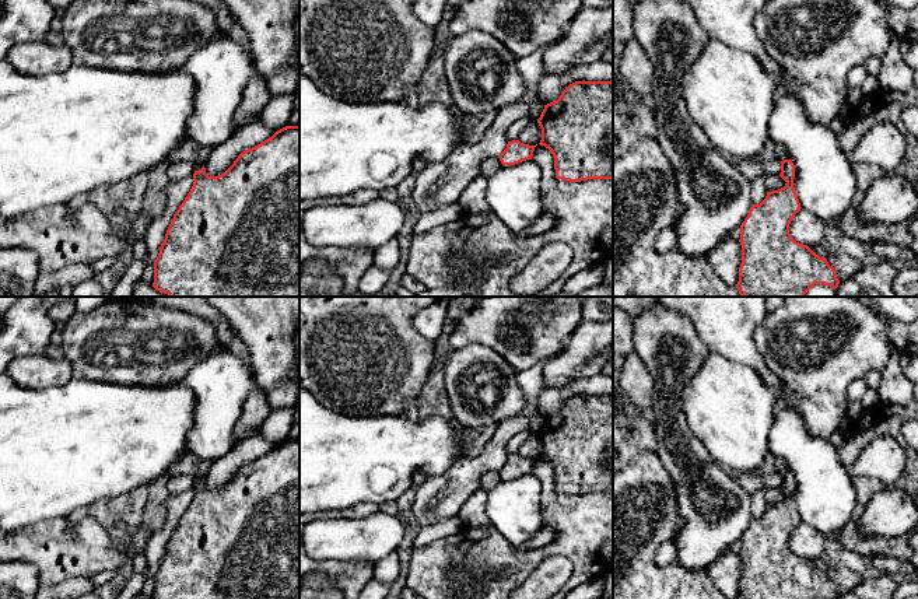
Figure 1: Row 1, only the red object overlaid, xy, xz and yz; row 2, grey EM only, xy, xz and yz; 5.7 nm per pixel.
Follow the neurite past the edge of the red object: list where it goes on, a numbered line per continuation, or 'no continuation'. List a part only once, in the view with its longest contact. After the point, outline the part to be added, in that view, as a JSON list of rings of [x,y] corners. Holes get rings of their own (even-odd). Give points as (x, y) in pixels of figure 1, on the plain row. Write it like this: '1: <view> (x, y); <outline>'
no continuation

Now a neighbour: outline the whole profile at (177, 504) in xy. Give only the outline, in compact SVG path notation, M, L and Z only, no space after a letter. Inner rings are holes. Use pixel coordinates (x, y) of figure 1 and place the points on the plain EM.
M188 490L181 494L169 494L169 497L167 498L167 521L164 523L164 528L153 533L143 553L148 564L148 572L157 572L174 528L178 525L179 519L183 516L185 511L190 505L193 495L193 490Z

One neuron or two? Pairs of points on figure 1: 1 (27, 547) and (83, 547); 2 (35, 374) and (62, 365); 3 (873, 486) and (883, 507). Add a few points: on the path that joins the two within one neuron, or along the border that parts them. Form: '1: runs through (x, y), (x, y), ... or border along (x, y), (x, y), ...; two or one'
1: runs through (41, 547), (45, 550), (69, 549); one
2: runs through (42, 372), (55, 372); one
3: border along (883, 486), (872, 496), (858, 519); two

